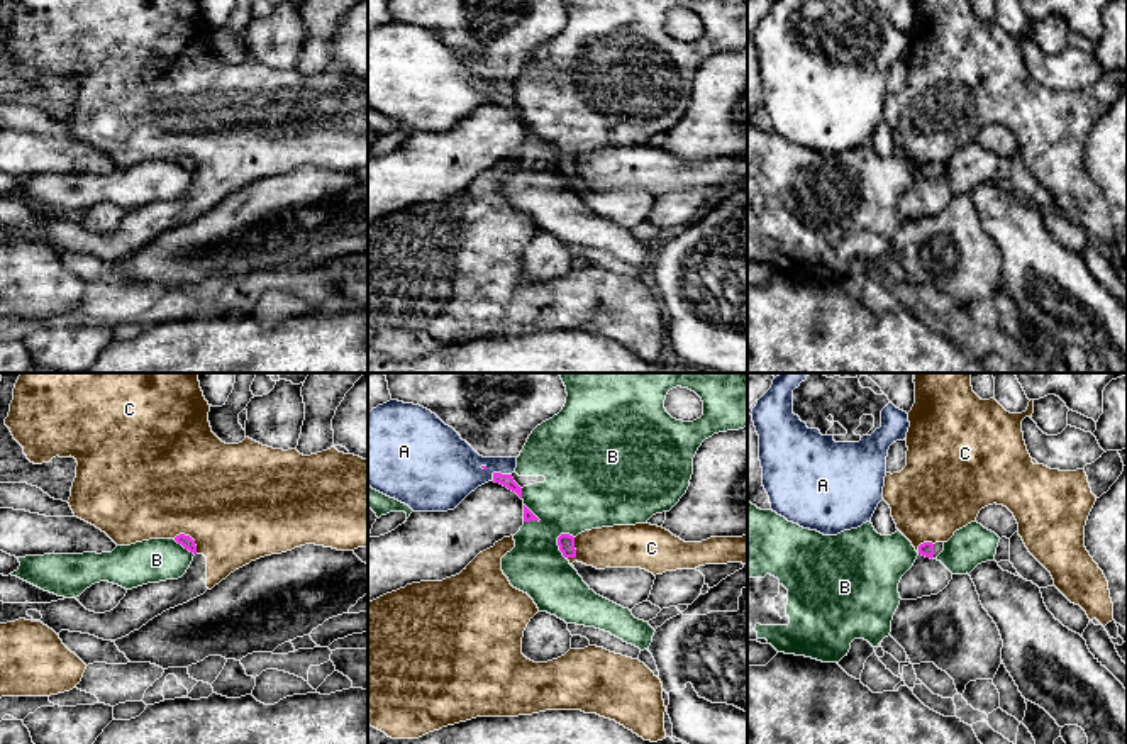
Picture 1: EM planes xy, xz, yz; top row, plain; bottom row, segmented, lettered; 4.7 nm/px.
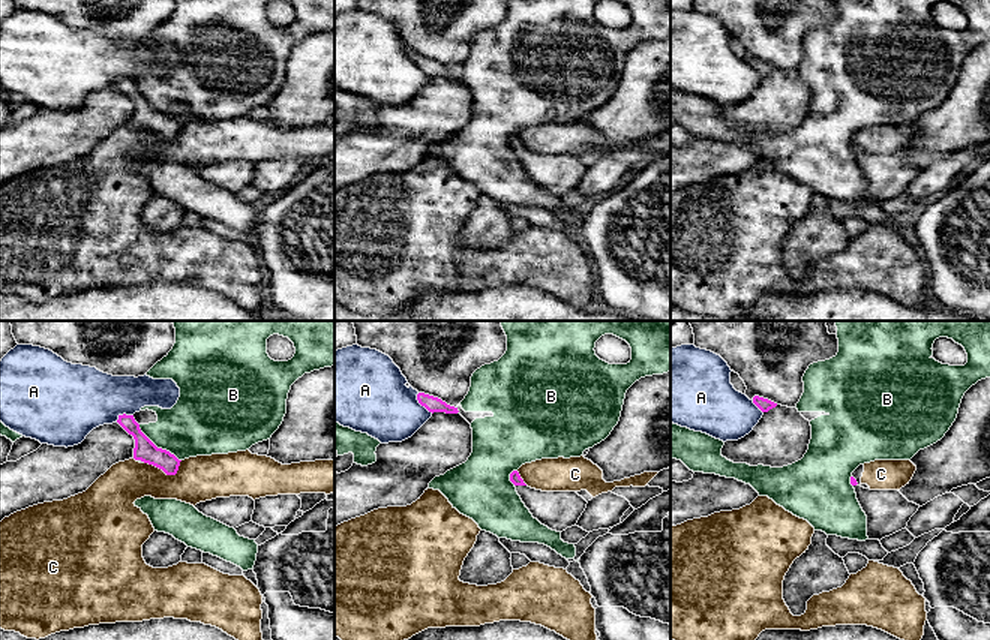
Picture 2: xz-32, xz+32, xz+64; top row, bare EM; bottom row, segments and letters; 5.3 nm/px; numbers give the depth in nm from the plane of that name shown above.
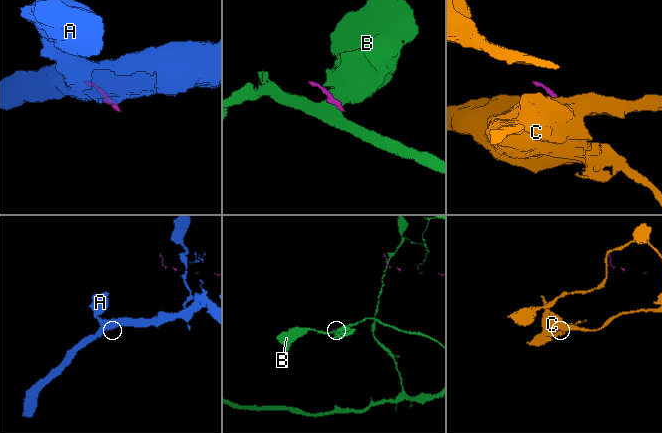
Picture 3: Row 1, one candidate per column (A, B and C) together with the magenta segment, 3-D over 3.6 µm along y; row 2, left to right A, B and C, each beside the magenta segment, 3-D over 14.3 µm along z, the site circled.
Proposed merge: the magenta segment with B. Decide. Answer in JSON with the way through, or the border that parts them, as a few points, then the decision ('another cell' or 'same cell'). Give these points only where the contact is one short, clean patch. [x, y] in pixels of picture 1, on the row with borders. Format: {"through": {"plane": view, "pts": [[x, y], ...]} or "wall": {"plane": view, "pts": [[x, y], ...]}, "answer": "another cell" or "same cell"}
{"wall": {"plane": "xz", "pts": [[561, 533], [558, 549], [565, 558]]}, "answer": "another cell"}

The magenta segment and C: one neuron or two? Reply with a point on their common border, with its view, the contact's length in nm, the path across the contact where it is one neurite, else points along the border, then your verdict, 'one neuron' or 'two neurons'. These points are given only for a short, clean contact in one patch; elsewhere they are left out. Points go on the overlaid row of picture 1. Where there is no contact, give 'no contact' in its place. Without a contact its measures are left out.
contact xy (190, 538); length 140 nm; border xy (173, 538), (187, 534), (194, 541), (197, 553); two neurons

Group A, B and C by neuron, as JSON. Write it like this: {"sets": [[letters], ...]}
{"sets": [["A"], ["B"], ["C"]]}

